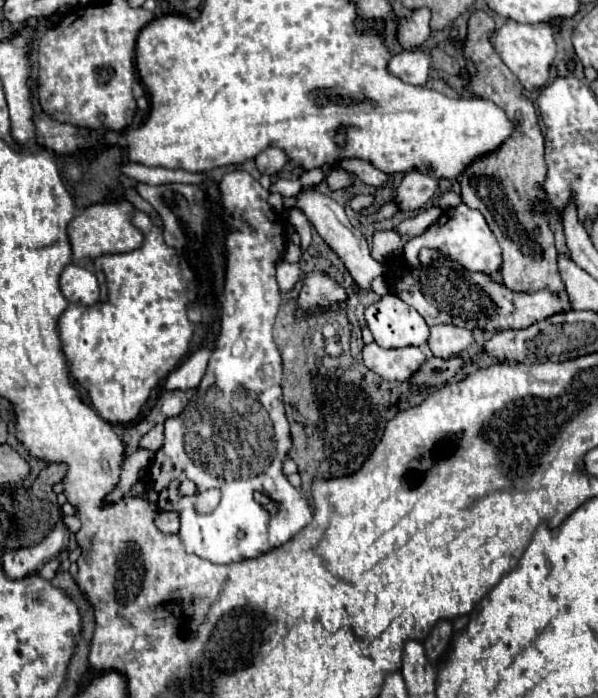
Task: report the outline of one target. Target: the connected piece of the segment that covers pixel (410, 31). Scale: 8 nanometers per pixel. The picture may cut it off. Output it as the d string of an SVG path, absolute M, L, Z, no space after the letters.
M418 8L412 12L408 18L398 18L396 16L396 40L404 50L420 46L428 34L430 34L430 10L428 8Z

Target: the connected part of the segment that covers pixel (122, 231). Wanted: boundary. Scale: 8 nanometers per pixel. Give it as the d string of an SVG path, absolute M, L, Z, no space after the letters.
M120 200L116 204L94 204L82 210L78 216L74 216L68 224L68 240L72 246L72 262L78 266L84 266L88 260L94 260L102 254L116 254L116 252L128 252L140 246L142 232L132 226L130 214L134 206L126 200Z

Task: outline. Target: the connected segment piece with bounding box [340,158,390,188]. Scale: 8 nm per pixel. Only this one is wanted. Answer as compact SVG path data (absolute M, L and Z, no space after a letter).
M350 158L350 160L342 162L340 166L346 168L346 170L350 170L350 172L356 174L364 184L374 186L374 188L382 188L382 186L388 182L388 178L390 178L390 174L386 174L386 172L374 168L370 162L358 160L358 158Z

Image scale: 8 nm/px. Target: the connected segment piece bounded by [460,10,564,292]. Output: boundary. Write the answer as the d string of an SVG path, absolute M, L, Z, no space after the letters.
M474 10L468 20L468 40L462 48L466 58L470 58L478 72L470 78L470 92L478 98L492 100L498 104L510 120L516 122L516 132L506 140L496 152L476 160L460 176L462 202L470 208L476 208L486 218L490 230L498 238L502 248L502 280L510 290L516 292L536 292L548 288L550 292L562 292L564 284L558 274L554 248L554 234L550 230L548 214L538 212L536 206L546 198L542 192L542 180L546 178L546 160L544 160L544 136L538 128L534 104L524 96L524 88L500 60L490 44L494 32L494 18L482 10Z

